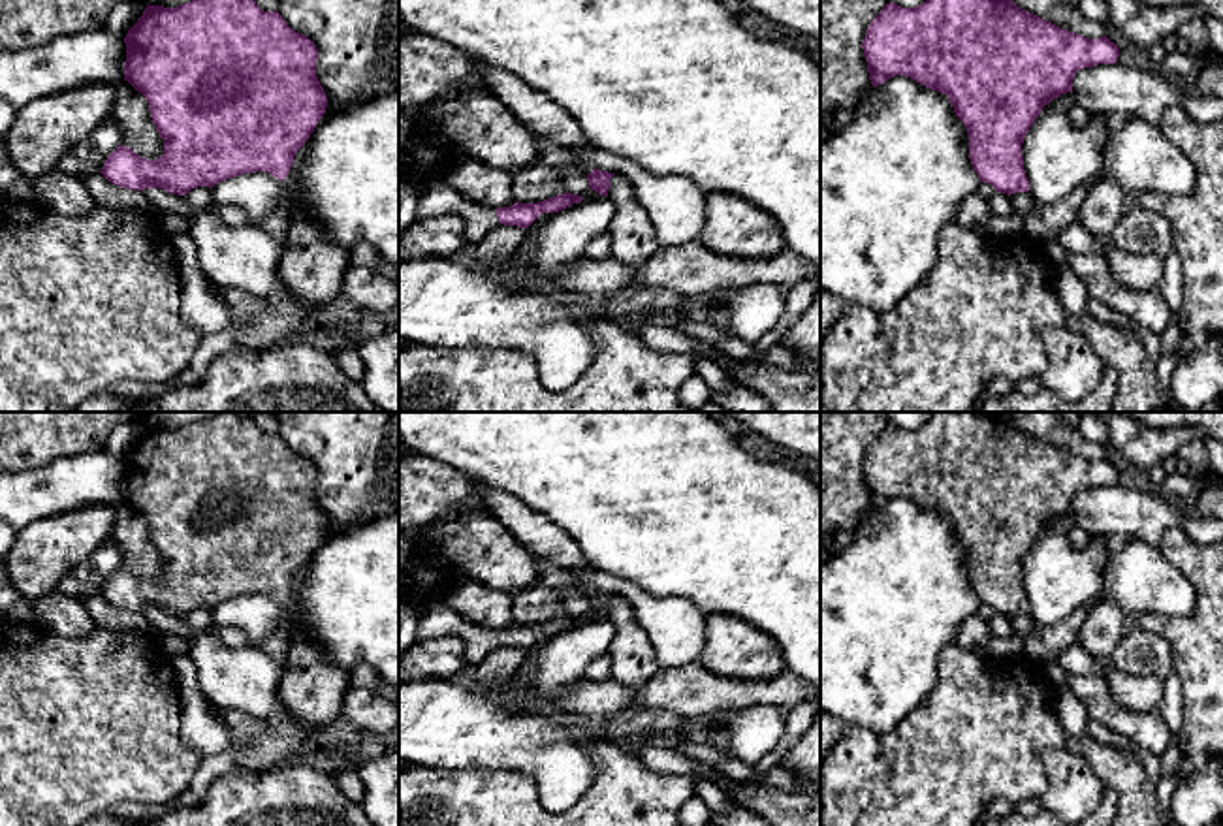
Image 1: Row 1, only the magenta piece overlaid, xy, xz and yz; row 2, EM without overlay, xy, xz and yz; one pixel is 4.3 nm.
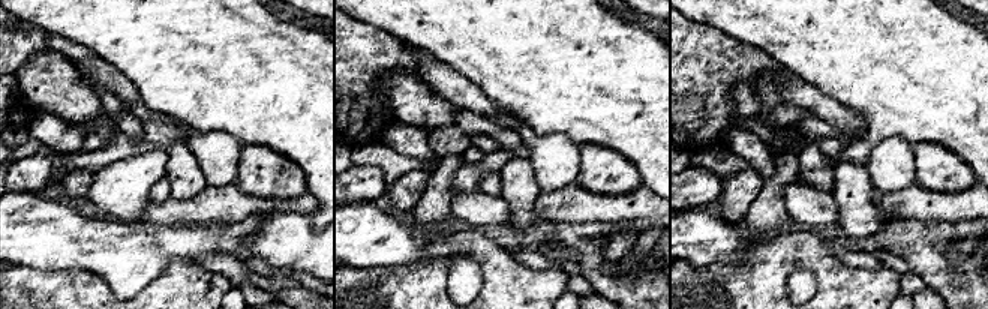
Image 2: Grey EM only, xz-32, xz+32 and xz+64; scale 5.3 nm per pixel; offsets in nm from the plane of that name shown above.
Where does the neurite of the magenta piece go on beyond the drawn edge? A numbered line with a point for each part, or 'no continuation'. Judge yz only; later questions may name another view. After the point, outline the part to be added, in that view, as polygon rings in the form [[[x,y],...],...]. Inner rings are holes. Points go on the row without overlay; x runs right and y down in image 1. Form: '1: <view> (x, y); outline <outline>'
no continuation

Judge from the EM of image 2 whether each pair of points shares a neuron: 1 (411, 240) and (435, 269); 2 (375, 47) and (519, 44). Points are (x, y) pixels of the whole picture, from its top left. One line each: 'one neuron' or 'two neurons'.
1: two neurons
2: two neurons

